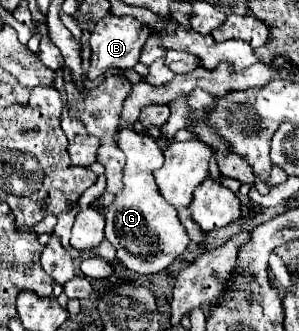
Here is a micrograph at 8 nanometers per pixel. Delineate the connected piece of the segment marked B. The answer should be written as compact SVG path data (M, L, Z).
M102 17L90 37L90 47L92 47L92 57L90 57L90 67L86 77L96 79L104 75L108 69L130 69L138 63L142 45L150 37L148 27L142 21L136 21L134 17Z

